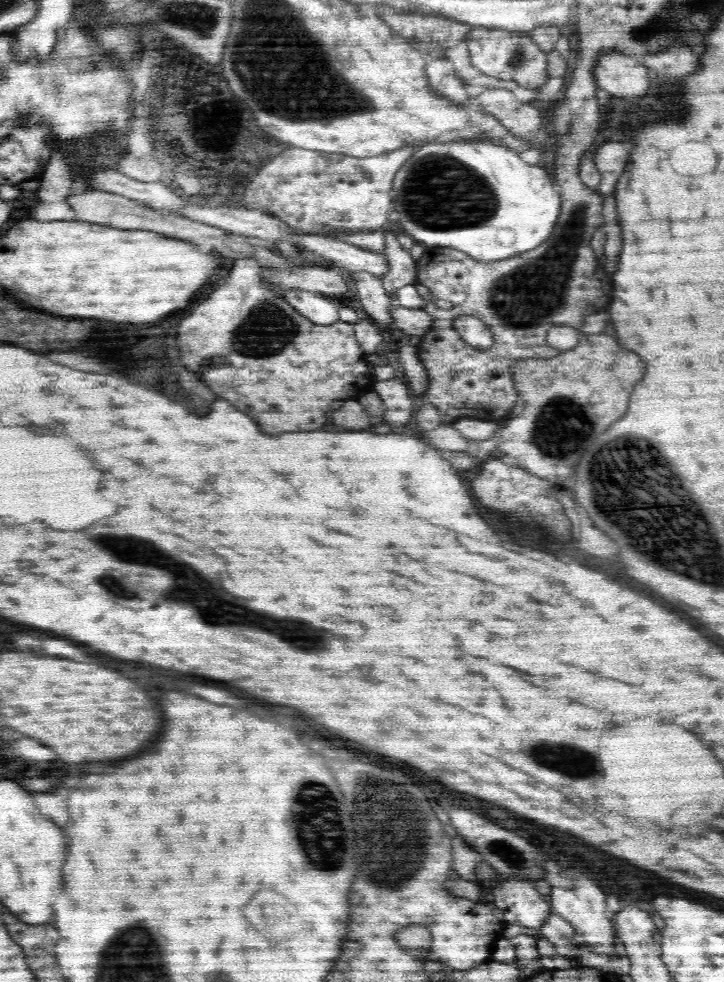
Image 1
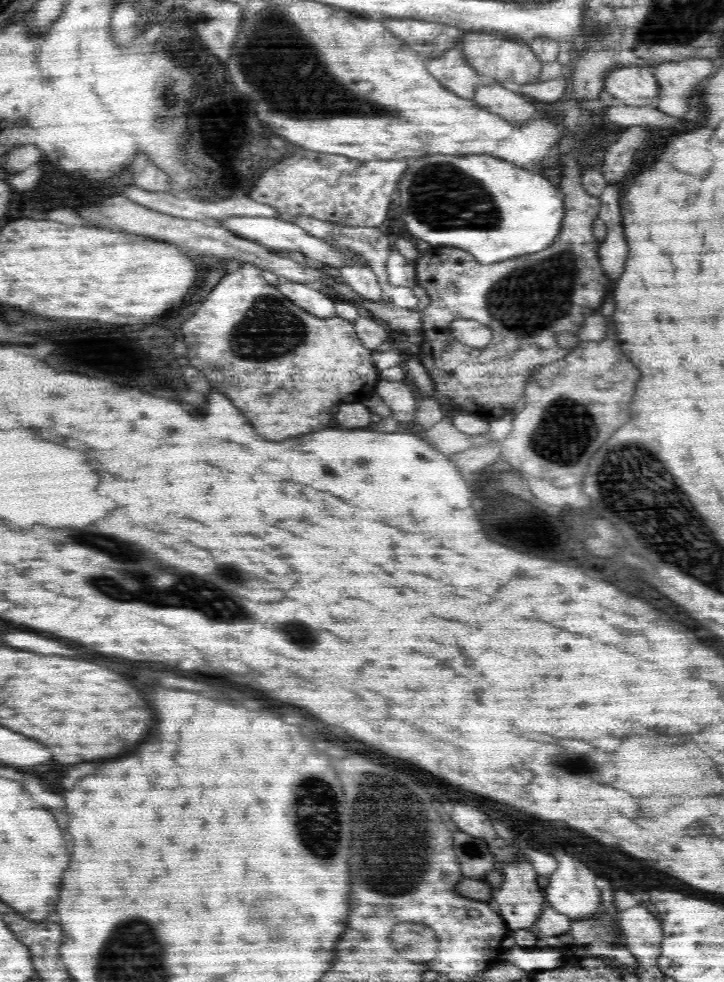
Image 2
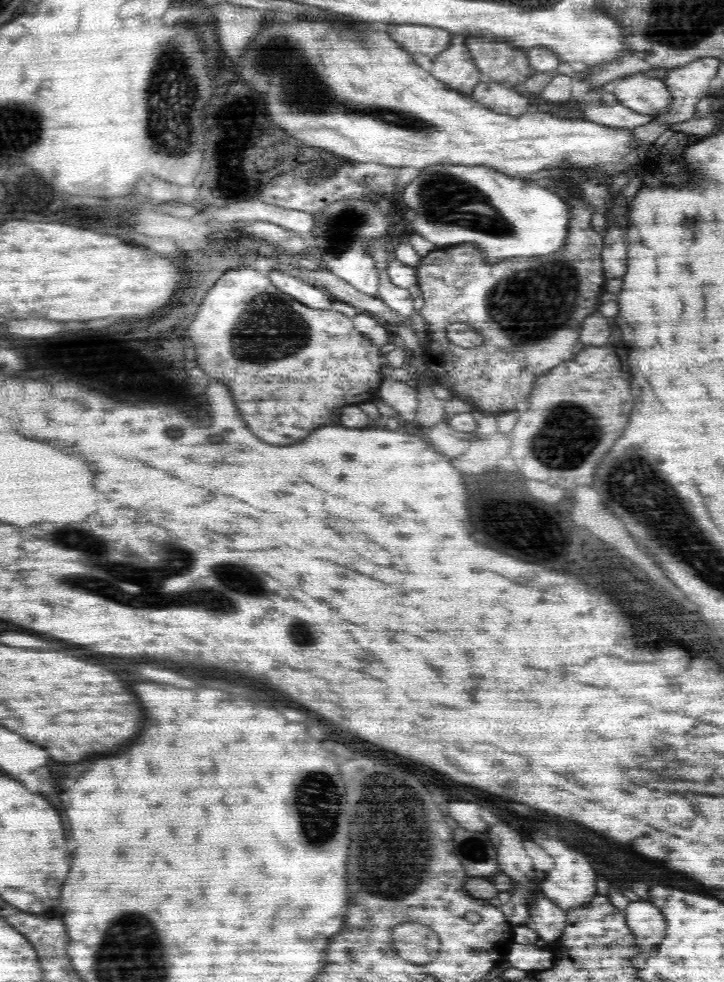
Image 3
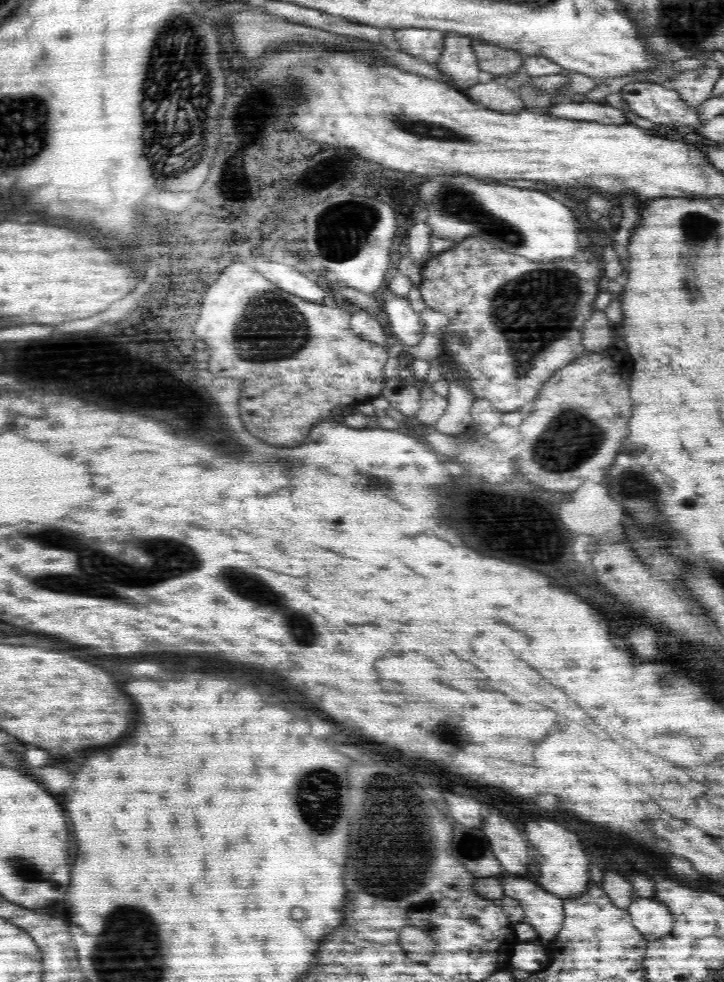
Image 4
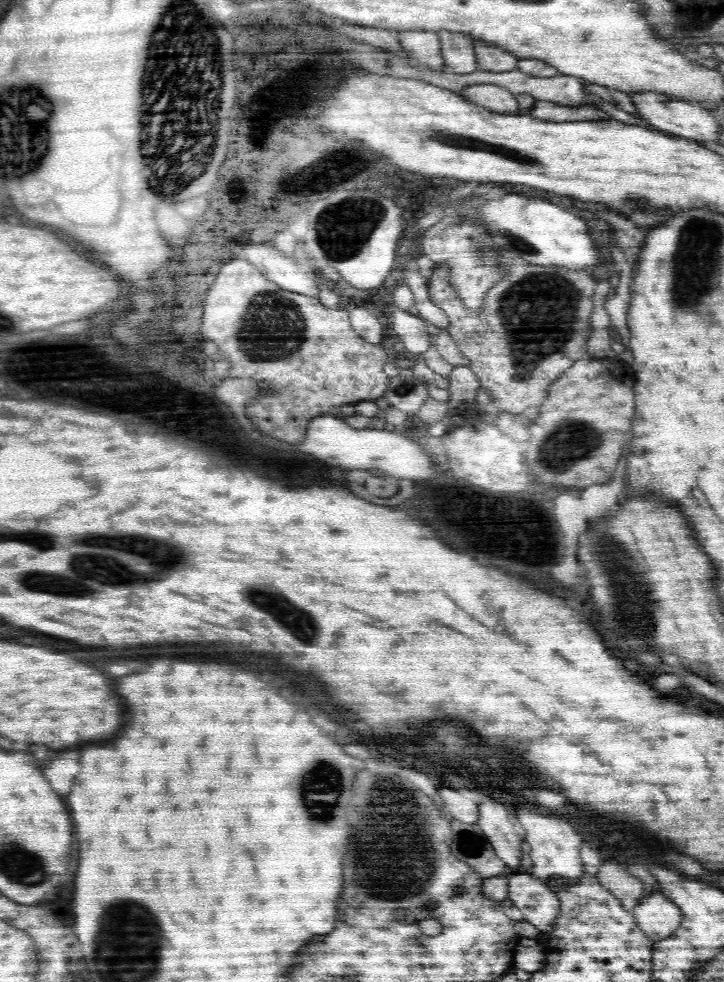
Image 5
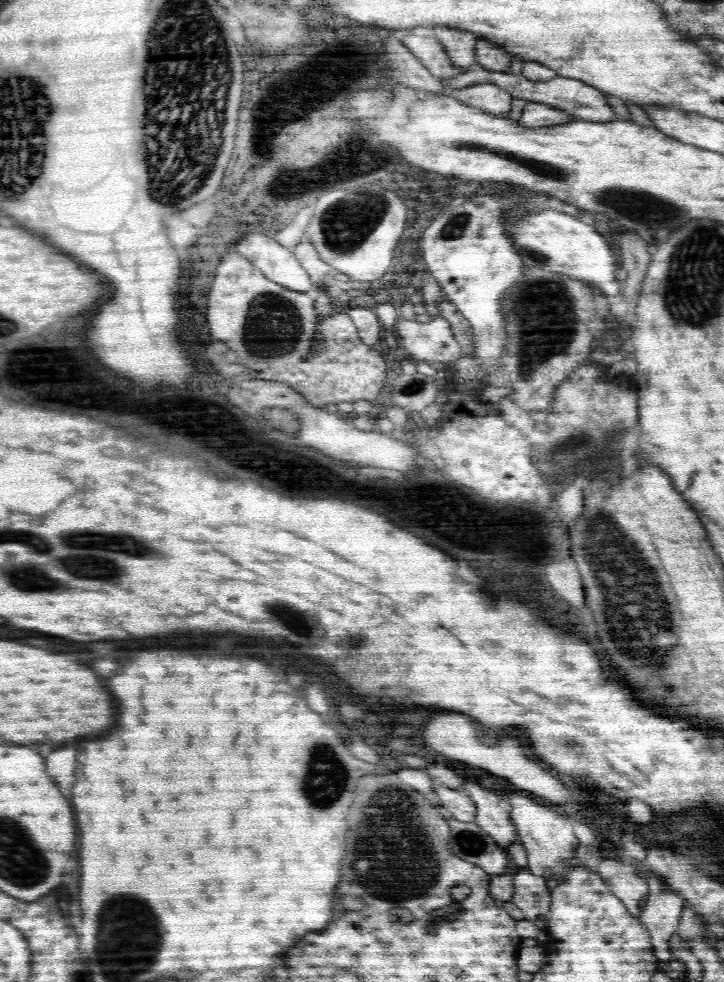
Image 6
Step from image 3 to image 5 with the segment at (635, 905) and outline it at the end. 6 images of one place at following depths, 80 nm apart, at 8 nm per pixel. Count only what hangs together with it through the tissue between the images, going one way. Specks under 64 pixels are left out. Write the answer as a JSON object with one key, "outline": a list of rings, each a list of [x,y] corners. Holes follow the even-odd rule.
{"outline":[[[660,888],[644,897],[632,910],[636,923],[653,942],[672,936],[680,928],[682,912],[672,899],[664,897]]]}

